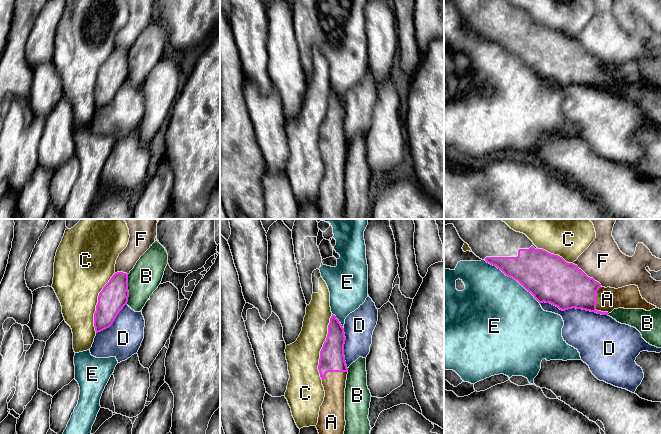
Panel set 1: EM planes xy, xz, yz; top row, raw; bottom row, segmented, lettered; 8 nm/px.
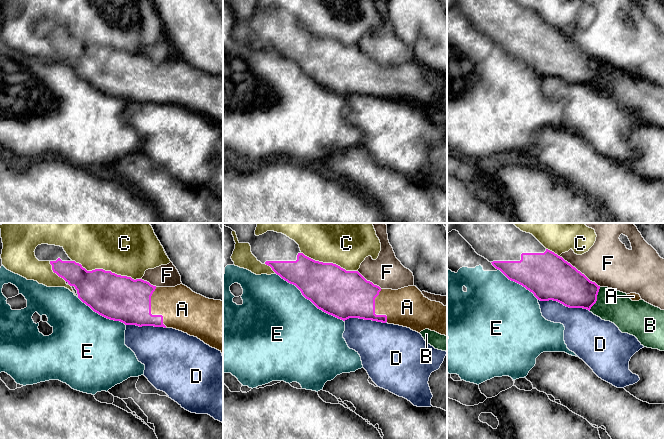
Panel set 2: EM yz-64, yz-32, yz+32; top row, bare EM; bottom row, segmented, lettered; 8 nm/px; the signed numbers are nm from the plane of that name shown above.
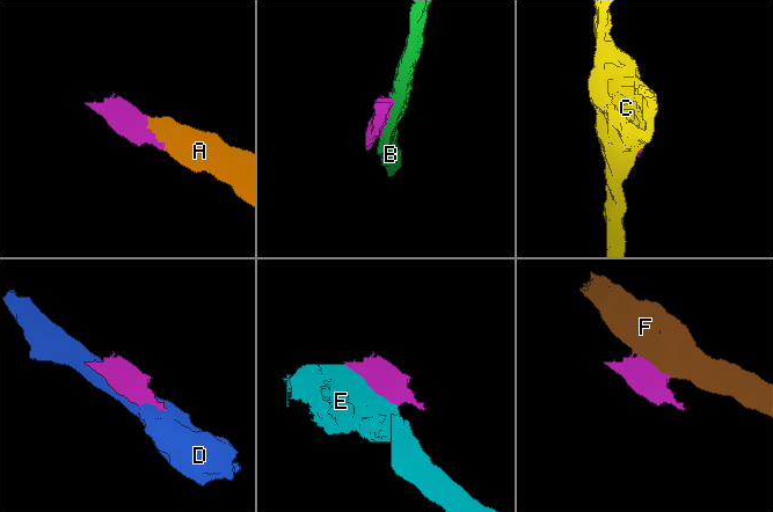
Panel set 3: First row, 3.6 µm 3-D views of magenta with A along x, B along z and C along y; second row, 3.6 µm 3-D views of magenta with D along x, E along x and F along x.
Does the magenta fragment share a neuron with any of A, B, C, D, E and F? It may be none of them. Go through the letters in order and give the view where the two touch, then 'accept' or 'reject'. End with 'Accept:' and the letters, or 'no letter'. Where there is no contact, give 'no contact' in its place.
A: yz | accept
B: xy | reject
C: xz | reject
D: yz | reject
E: yz | reject
F: yz | reject
Accept: A

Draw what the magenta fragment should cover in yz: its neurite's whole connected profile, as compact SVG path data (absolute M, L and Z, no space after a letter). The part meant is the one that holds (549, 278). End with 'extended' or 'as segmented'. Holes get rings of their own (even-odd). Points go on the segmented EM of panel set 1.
M444 219L444 226L447 224L454 225L460 238L477 257L517 280L539 303L550 303L562 311L576 308L601 315L608 315L618 308L646 311L657 308L642 298L638 286L602 287L577 265L538 249L525 234L514 231L501 219Z; extended

